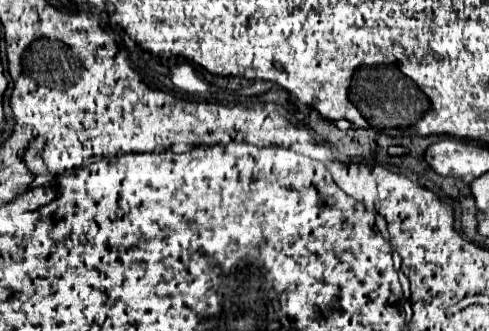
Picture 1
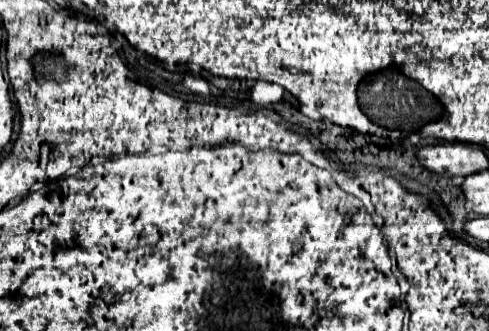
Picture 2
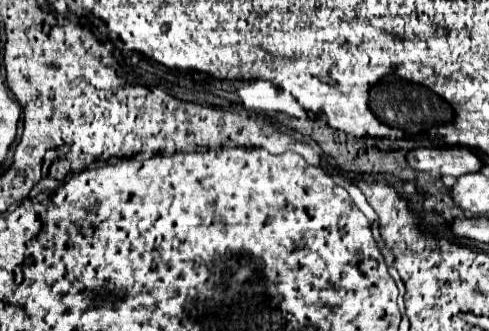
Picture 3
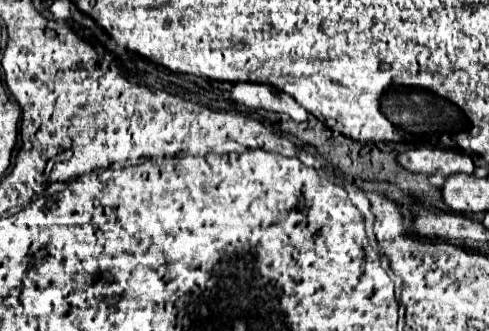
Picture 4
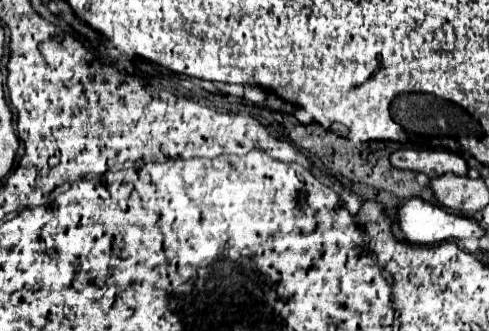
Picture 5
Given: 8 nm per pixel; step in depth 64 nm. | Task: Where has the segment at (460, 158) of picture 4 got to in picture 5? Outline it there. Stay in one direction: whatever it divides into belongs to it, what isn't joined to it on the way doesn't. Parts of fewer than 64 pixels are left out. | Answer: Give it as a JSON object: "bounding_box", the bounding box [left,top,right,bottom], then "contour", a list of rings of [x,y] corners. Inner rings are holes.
{"bounding_box":[390,150,468,178],"contour":[[[396,150],[392,152],[390,162],[402,170],[424,172],[430,178],[446,172],[452,172],[452,174],[468,172],[466,160],[446,150],[436,150],[436,152],[434,150]]]}

